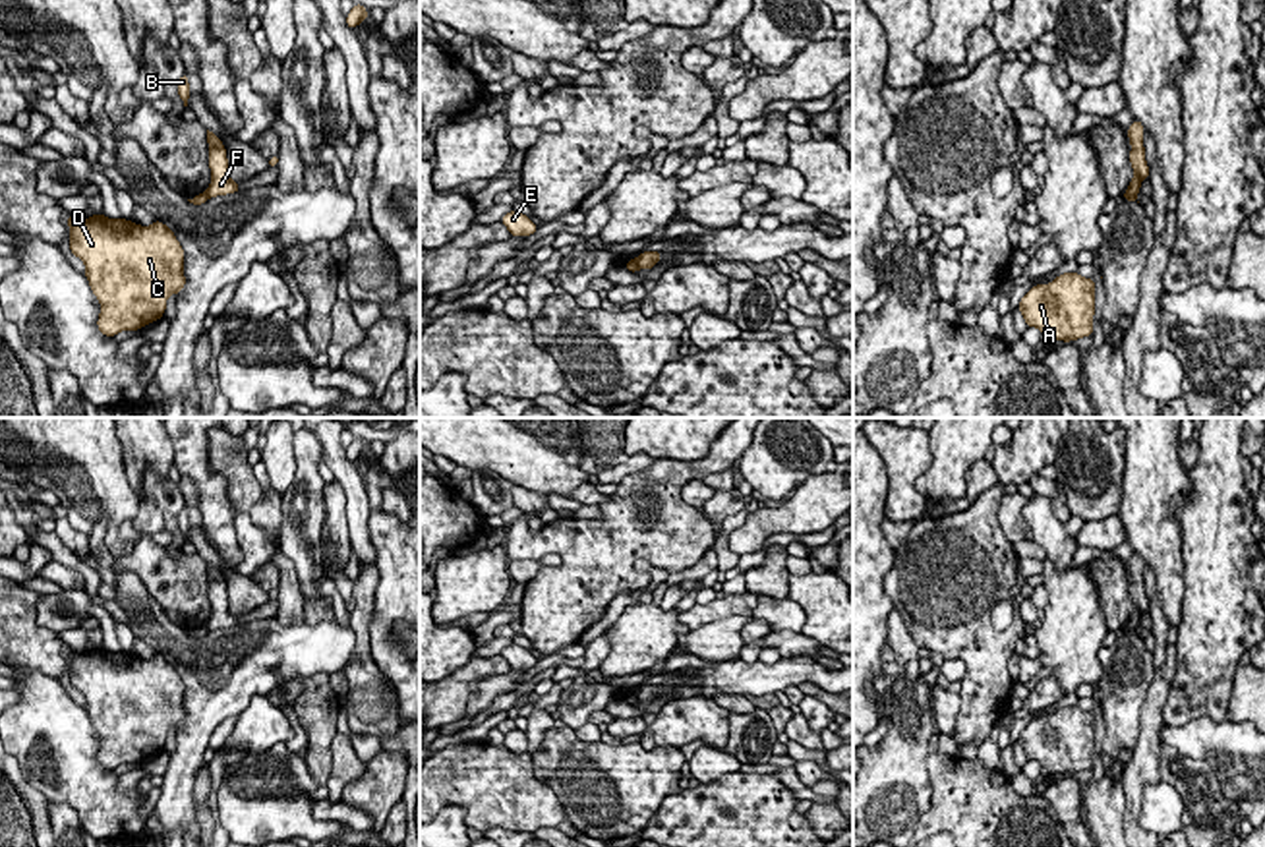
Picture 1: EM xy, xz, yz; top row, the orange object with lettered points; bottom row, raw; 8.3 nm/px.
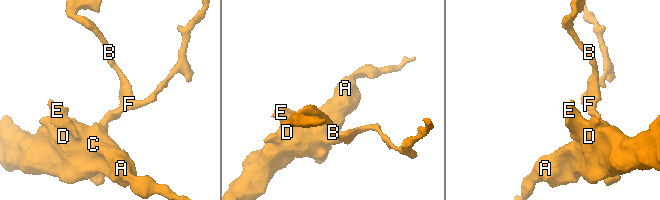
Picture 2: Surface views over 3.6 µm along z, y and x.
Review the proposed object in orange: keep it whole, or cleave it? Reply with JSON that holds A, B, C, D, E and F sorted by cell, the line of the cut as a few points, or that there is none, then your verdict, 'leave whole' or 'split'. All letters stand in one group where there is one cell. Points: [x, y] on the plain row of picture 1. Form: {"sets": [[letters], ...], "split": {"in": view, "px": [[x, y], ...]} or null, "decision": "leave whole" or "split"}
{"sets": [["A", "C", "D", "E"], ["B", "F"]], "split": {"in": "yz", "px": [[1124, 627], [1136, 629]]}, "decision": "split"}

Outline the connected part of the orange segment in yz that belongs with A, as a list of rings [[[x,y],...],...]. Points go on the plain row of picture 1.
[[[1064,706],[1048,717],[1033,719],[1017,743],[1029,760],[1037,760],[1048,775],[1093,770],[1095,712]]]

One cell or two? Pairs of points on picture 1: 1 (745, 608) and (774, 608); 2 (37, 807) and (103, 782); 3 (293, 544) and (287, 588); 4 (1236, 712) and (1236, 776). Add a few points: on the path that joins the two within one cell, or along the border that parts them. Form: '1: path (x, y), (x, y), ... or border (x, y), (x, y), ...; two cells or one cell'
1: border (759, 596), (751, 615); two cells
2: border (20, 766), (26, 780), (49, 801); two cells
3: border (279, 548), (293, 563), (298, 590), (304, 596); two cells
4: border (1227, 718), (1244, 722); two cells

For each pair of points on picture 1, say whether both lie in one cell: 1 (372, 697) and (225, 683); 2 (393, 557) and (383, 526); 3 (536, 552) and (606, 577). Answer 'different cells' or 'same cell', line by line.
1: different cells
2: same cell
3: same cell

